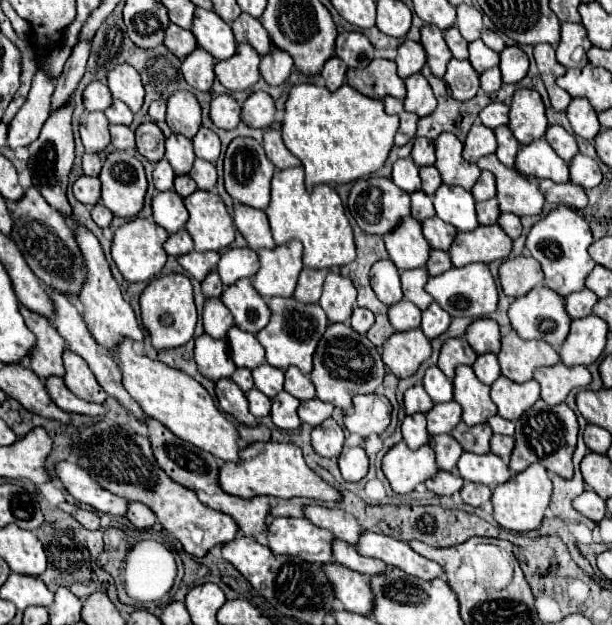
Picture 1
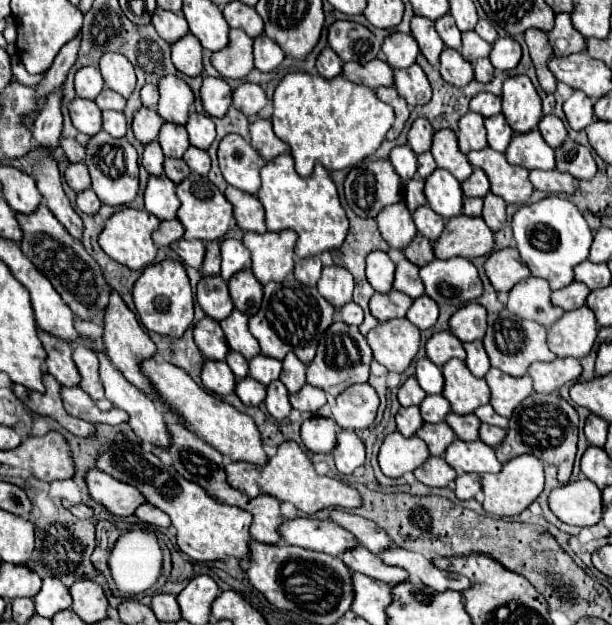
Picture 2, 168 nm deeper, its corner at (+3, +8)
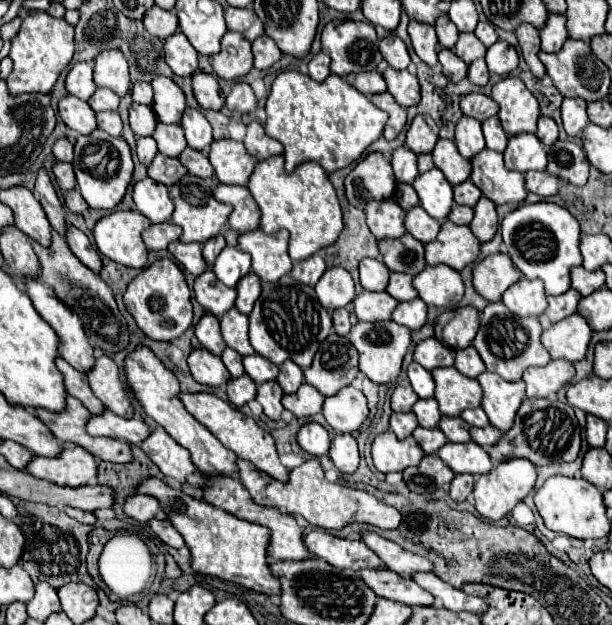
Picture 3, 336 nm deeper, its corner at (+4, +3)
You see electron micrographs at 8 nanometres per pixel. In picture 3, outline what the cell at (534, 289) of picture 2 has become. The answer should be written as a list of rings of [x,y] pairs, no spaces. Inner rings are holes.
[[[522,278],[502,294],[502,302],[516,316],[542,316],[546,308],[546,292],[540,280]]]

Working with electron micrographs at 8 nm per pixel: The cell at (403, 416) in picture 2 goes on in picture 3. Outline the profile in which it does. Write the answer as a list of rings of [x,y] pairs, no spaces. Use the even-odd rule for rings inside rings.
[[[394,412],[390,416],[390,430],[402,440],[408,438],[414,432],[416,426],[418,426],[418,422],[416,422],[416,416],[412,412],[406,412],[406,414],[396,414]]]

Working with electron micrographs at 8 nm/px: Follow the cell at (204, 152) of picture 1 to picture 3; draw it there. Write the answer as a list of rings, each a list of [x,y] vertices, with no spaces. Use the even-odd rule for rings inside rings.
[[[186,108],[182,114],[182,128],[186,134],[186,142],[194,150],[204,150],[212,142],[210,122],[196,108]]]

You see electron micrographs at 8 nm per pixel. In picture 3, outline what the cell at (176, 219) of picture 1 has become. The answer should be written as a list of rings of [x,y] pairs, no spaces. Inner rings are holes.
[[[144,178],[134,184],[132,200],[136,204],[136,210],[144,214],[152,224],[156,222],[168,222],[172,216],[172,202],[168,198],[168,188],[160,186],[152,178]]]

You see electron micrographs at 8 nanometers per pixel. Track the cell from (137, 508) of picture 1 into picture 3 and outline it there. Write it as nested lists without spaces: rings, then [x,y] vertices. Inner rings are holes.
[[[152,520],[152,522],[150,522],[150,528],[152,528],[152,532],[154,532],[162,542],[166,542],[170,548],[180,550],[180,548],[184,546],[184,538],[176,532],[176,528],[174,528],[170,522],[166,522],[166,520]]]

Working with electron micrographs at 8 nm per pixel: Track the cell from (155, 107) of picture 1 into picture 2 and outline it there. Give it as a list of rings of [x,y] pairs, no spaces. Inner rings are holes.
[[[145,85],[141,89],[141,101],[145,107],[155,107],[159,103],[159,91],[155,85]]]

